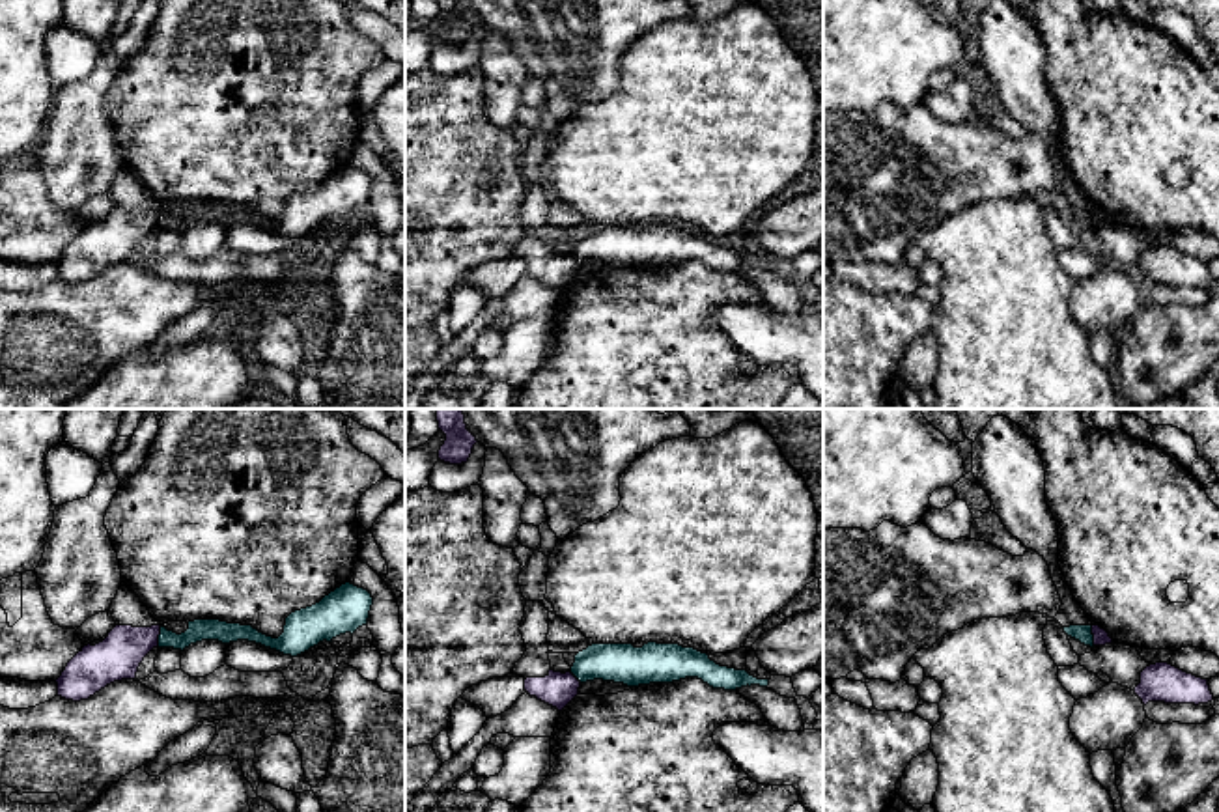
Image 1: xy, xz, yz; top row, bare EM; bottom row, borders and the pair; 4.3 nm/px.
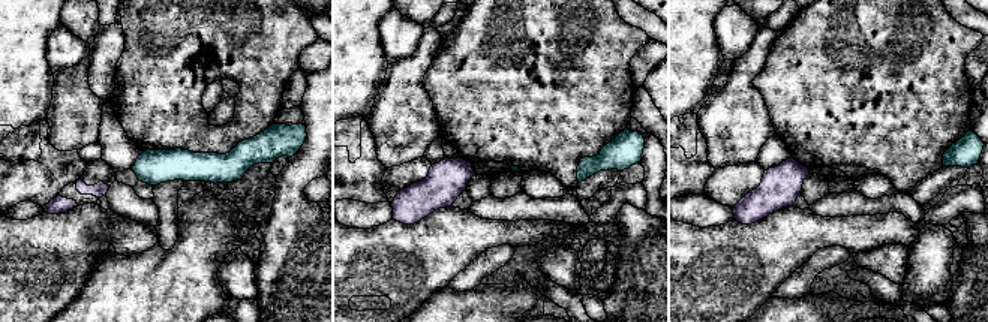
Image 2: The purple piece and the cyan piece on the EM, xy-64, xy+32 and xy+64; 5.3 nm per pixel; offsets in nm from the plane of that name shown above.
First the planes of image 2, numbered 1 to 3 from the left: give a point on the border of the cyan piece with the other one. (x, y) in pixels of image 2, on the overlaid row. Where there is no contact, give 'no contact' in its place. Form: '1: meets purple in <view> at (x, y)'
1: no contact
2: no contact
3: no contact

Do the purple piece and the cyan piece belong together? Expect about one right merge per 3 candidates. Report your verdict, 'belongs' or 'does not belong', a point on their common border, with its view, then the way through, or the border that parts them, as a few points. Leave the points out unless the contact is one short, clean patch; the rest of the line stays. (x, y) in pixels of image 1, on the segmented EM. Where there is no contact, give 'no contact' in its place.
does not belong | xy (159, 633) | along xy (161, 626), (157, 644)

